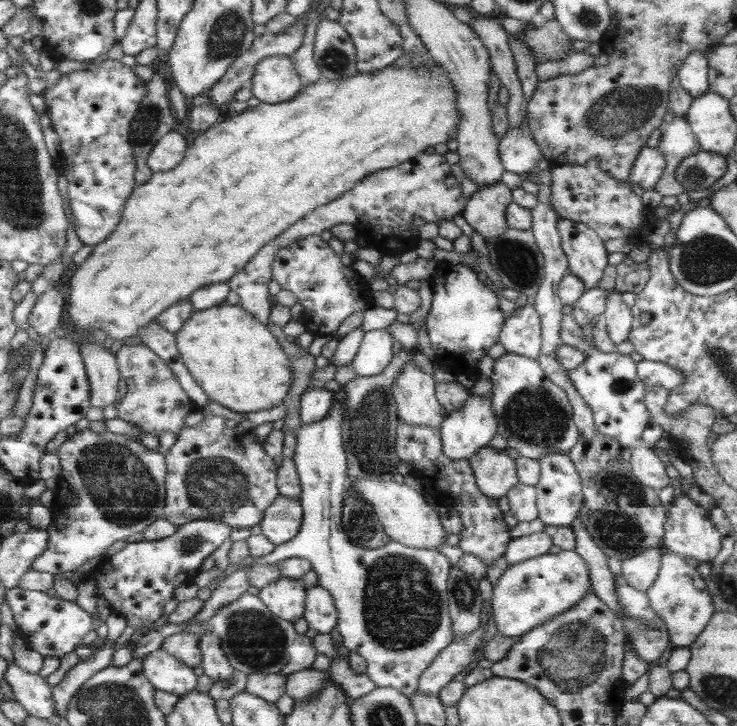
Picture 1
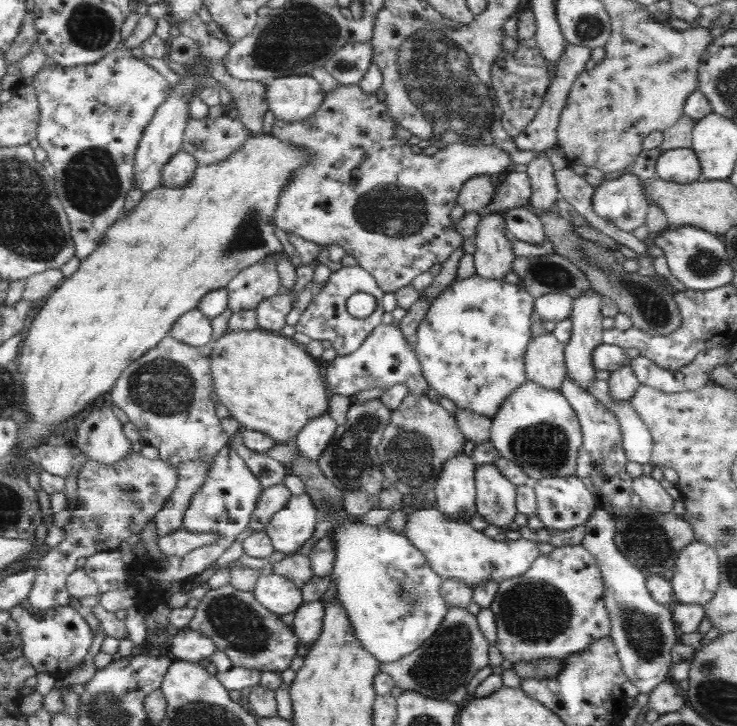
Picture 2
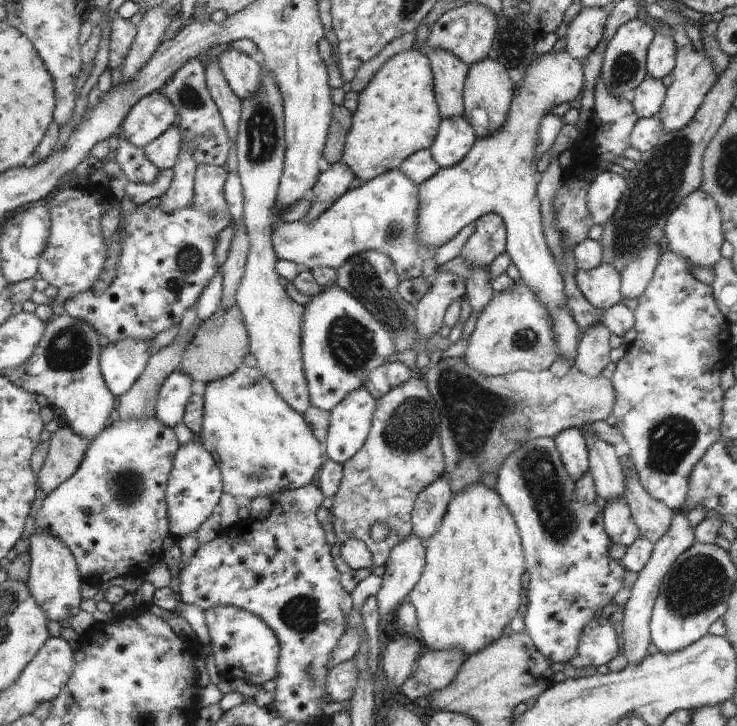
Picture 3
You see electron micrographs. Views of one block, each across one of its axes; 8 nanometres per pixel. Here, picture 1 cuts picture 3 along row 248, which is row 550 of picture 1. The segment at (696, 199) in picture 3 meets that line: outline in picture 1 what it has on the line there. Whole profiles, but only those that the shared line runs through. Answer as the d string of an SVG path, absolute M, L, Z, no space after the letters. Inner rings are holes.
M675 493L671 503L666 509L666 519L663 525L664 533L661 540L661 548L677 553L679 556L695 559L708 563L719 552L720 535L713 523L709 521L709 512L689 499L686 494Z

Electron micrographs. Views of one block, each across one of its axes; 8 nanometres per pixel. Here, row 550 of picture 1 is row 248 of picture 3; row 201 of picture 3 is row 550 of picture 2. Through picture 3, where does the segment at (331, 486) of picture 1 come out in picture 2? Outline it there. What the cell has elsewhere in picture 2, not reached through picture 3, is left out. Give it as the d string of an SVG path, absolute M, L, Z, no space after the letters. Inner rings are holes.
M349 522L337 524L329 537L335 539L336 554L335 568L331 572L330 580L335 584L336 596L348 610L357 638L368 652L382 663L397 662L416 652L428 639L436 635L450 609L445 598L441 596L444 577L437 574L424 552L421 552L407 535L397 534L386 526Z

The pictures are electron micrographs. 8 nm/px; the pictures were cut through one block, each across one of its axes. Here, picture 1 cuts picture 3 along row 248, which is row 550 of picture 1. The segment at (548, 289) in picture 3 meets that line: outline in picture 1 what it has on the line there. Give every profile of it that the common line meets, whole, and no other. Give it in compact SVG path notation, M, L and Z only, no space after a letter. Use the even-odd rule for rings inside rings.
M543 531L531 533L521 537L513 537L504 550L505 562L508 565L517 564L542 554L552 545L550 536Z

